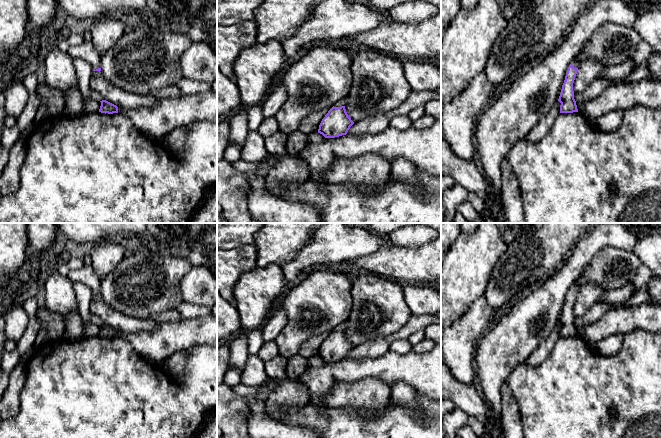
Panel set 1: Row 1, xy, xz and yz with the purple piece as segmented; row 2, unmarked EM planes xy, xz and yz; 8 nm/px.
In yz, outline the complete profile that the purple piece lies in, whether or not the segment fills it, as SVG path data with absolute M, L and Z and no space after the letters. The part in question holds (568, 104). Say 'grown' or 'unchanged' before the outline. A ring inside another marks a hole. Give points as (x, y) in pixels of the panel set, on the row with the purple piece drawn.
grown; M589 41L585 42L581 51L577 54L575 59L571 62L568 67L564 83L562 85L561 93L558 101L560 105L560 113L573 113L578 112L576 101L574 99L573 83L579 67L579 59L582 52L588 46Z

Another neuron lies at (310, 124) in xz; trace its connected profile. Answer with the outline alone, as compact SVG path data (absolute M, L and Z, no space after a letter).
M327 107L327 108L323 108L319 111L311 113L309 116L305 117L301 121L298 130L305 134L318 132L319 125L322 119L325 117L325 115L328 113L328 111L331 108L332 107Z

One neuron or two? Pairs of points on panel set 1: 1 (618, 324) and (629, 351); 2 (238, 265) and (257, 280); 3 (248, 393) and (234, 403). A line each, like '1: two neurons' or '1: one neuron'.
1: two neurons
2: two neurons
3: two neurons

